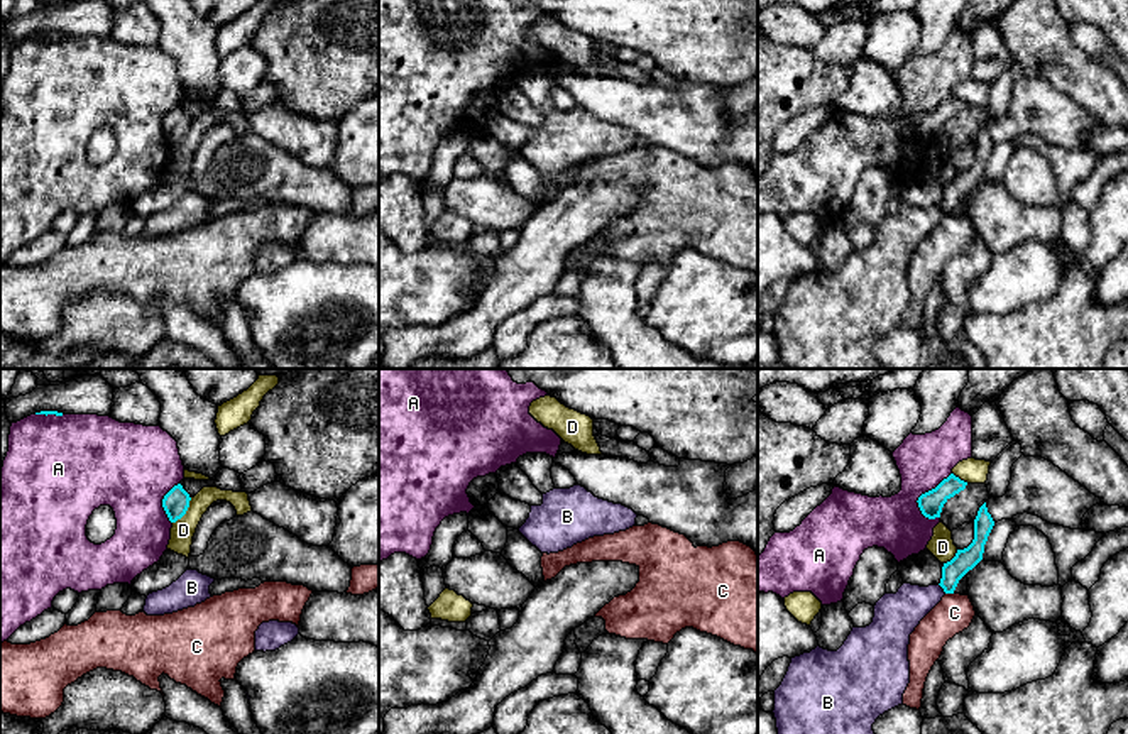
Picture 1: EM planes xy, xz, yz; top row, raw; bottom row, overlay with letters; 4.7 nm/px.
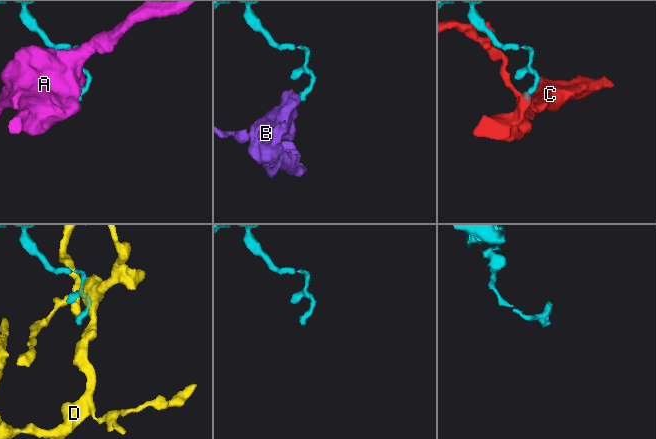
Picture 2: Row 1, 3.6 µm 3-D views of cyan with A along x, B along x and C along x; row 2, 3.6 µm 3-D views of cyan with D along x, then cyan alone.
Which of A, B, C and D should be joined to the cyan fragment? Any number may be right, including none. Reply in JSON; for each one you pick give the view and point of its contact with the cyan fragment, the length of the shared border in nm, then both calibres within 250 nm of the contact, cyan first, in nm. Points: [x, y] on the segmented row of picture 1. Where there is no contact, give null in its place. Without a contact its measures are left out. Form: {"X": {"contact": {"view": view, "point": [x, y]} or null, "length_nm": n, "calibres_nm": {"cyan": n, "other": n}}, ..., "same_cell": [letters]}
{"same_cell": []}

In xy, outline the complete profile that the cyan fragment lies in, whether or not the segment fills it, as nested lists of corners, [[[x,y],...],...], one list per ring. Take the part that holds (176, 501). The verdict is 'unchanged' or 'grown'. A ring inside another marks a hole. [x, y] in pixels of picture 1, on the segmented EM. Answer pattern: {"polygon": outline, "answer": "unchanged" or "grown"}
{"polygon": [[[181,484],[174,485],[162,499],[162,507],[171,523],[181,519],[189,507],[189,494],[183,489]]], "answer": "unchanged"}

